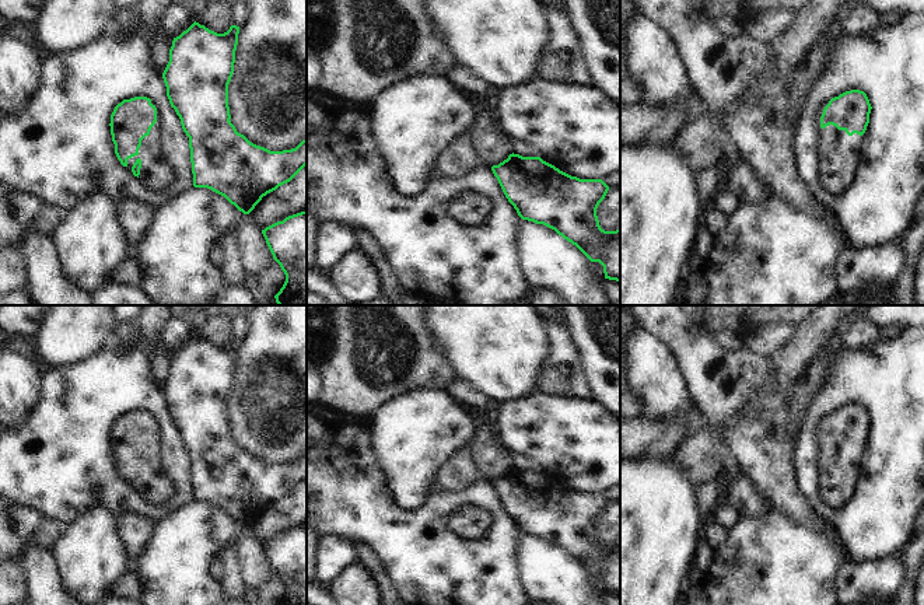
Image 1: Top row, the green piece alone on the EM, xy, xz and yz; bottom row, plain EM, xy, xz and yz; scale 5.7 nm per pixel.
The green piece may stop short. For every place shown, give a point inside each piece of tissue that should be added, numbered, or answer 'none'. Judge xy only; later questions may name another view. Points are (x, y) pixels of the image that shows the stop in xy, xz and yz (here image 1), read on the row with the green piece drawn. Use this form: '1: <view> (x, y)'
1: xy (154, 174)

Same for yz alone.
1: yz (839, 154)

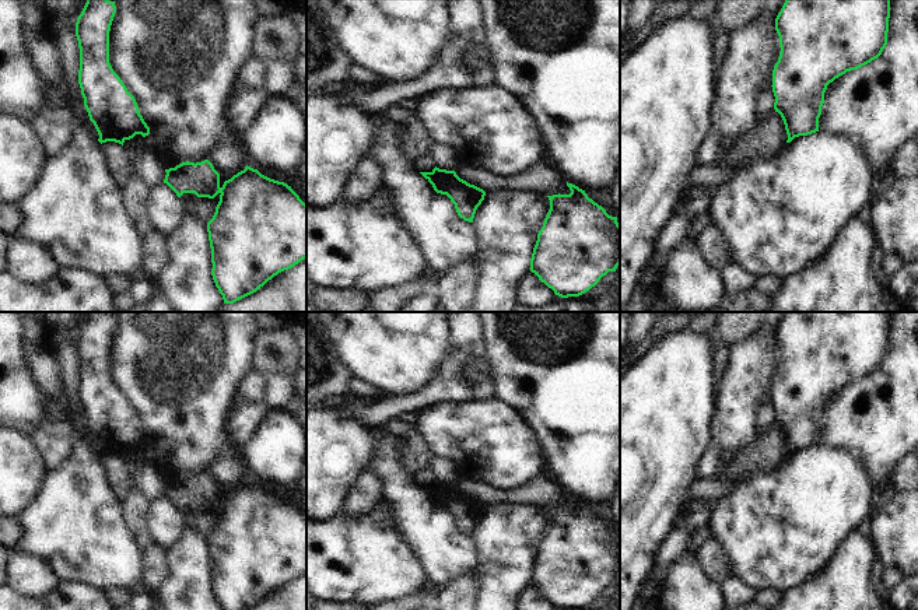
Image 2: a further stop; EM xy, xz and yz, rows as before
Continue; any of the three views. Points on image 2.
none

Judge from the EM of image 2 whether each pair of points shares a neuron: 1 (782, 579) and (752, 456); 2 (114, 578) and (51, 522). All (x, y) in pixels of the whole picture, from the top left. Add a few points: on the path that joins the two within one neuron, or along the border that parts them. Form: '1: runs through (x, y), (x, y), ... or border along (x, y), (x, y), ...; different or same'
1: border along (784, 458), (771, 473), (749, 476), (729, 494); different
2: runs through (98, 563), (66, 530); same

